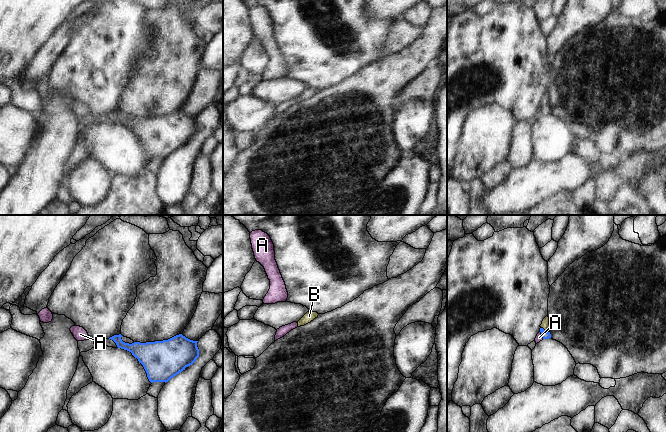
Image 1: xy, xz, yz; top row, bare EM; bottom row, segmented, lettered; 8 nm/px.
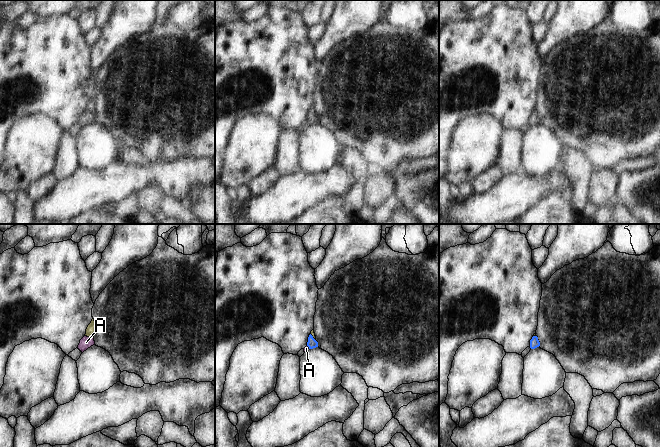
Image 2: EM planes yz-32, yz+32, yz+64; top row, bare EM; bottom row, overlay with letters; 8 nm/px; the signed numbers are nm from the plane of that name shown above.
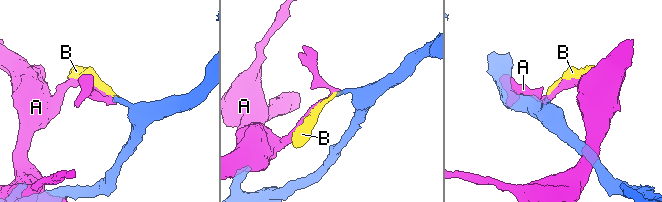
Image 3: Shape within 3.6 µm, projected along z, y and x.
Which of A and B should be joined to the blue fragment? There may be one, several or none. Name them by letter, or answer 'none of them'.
B

